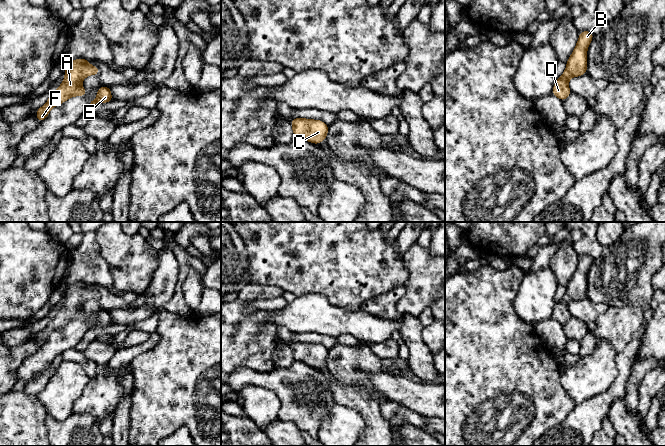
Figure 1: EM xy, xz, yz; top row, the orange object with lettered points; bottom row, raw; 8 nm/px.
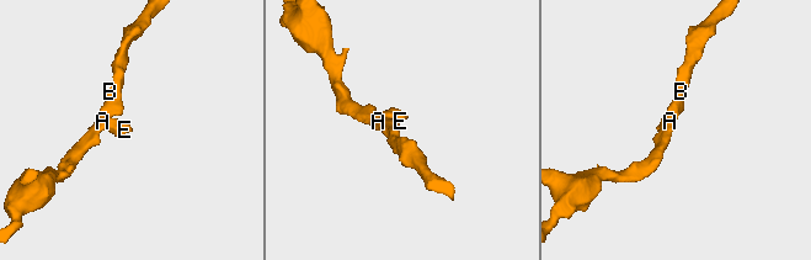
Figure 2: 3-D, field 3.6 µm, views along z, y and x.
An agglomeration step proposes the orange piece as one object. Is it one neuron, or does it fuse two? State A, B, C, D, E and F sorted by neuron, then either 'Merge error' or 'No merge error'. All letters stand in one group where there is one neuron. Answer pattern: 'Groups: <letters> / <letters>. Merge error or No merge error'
Groups: A B C D E F. No merge error

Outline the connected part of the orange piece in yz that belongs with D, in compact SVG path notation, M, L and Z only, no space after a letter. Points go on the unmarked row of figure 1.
M590 255L579 256L578 266L567 284L566 293L563 299L555 304L552 318L562 326L572 317L568 311L569 303L587 297L587 272L594 260Z

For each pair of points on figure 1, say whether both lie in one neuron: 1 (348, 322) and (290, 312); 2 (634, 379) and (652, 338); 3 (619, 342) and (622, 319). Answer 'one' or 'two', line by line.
1: one
2: one
3: one

